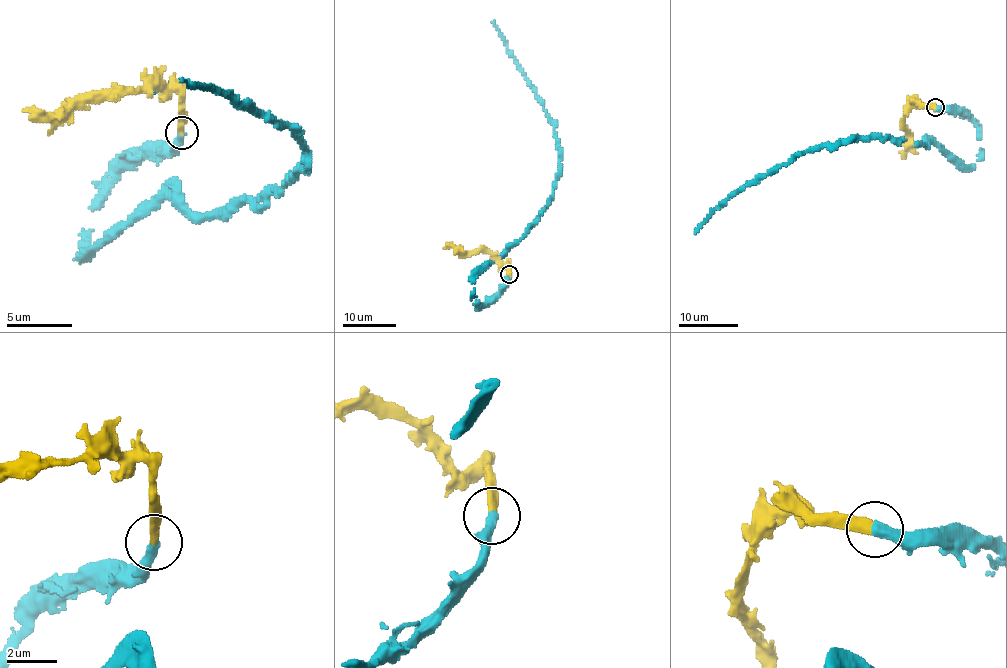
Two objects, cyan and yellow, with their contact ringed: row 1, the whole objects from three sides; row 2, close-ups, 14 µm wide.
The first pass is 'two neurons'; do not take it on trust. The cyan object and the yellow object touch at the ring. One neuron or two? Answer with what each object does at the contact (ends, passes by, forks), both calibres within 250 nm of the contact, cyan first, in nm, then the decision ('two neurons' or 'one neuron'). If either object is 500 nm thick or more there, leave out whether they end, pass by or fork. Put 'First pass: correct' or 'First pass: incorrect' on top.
First pass: incorrect
cyan ends | yellow ends | 440/380 nm | one neuron

